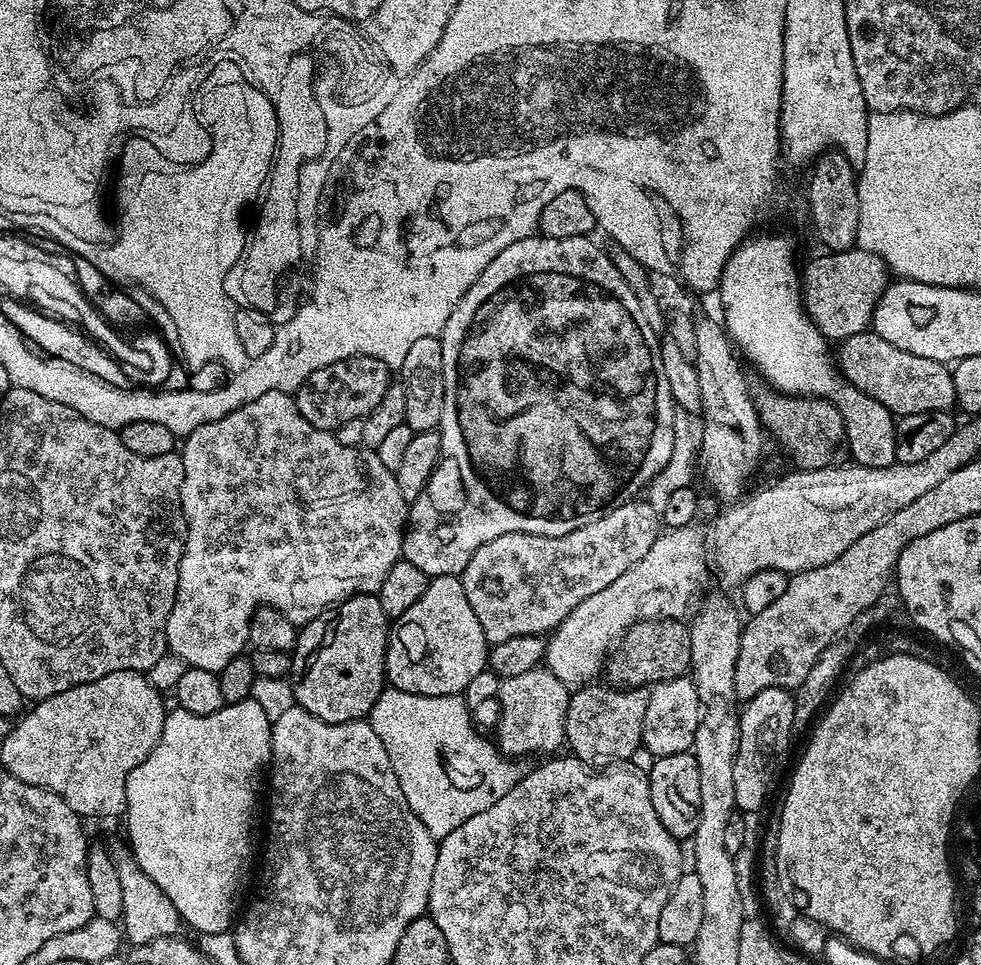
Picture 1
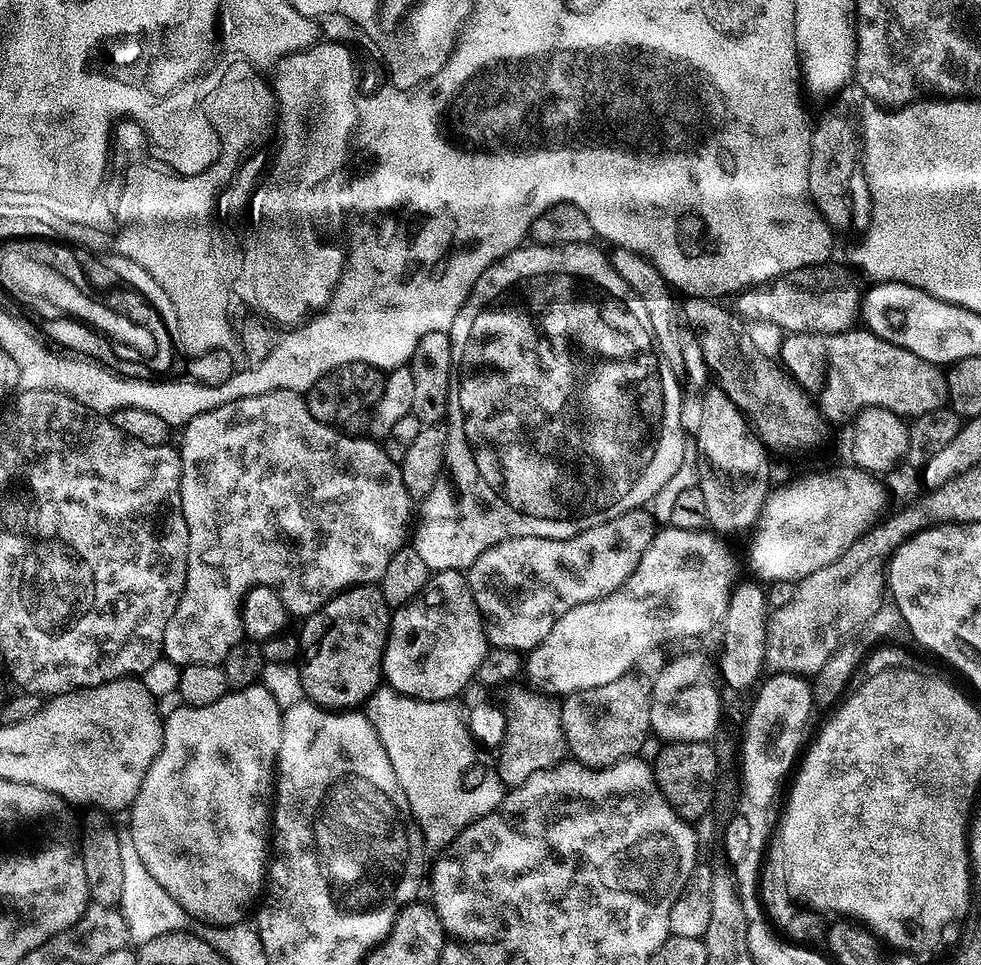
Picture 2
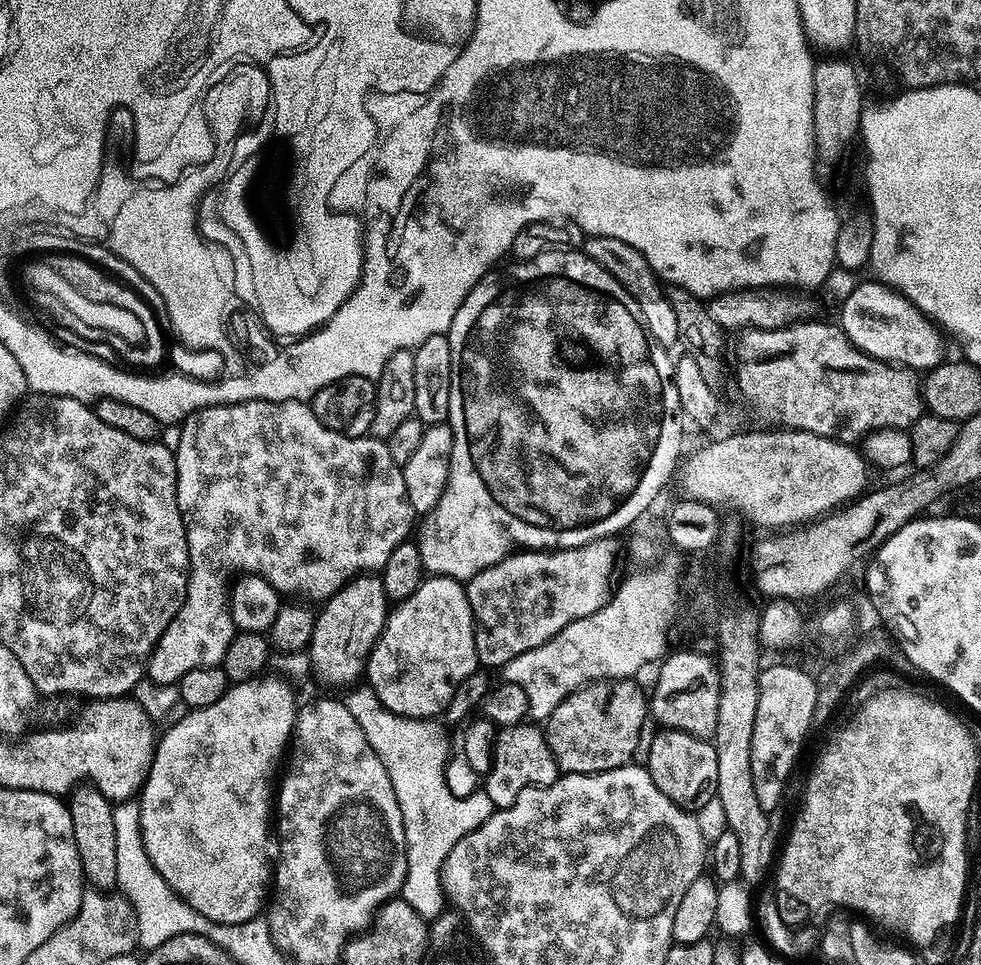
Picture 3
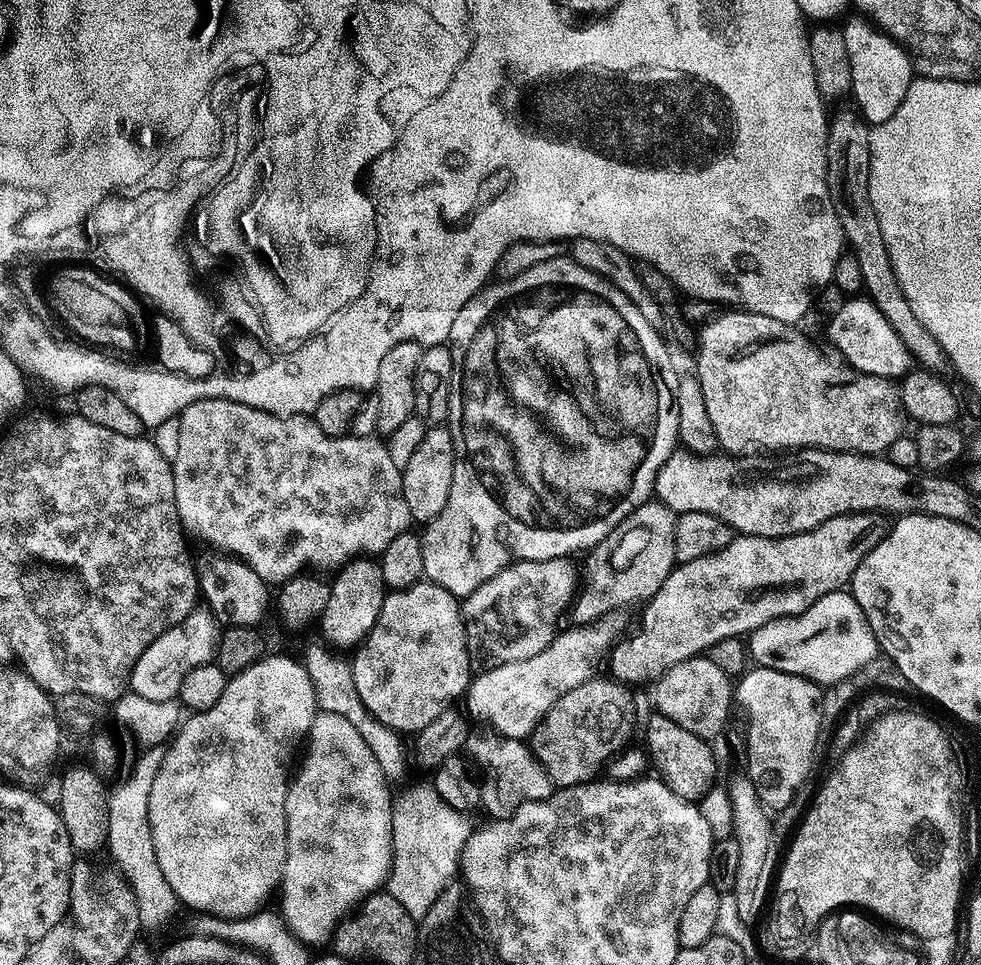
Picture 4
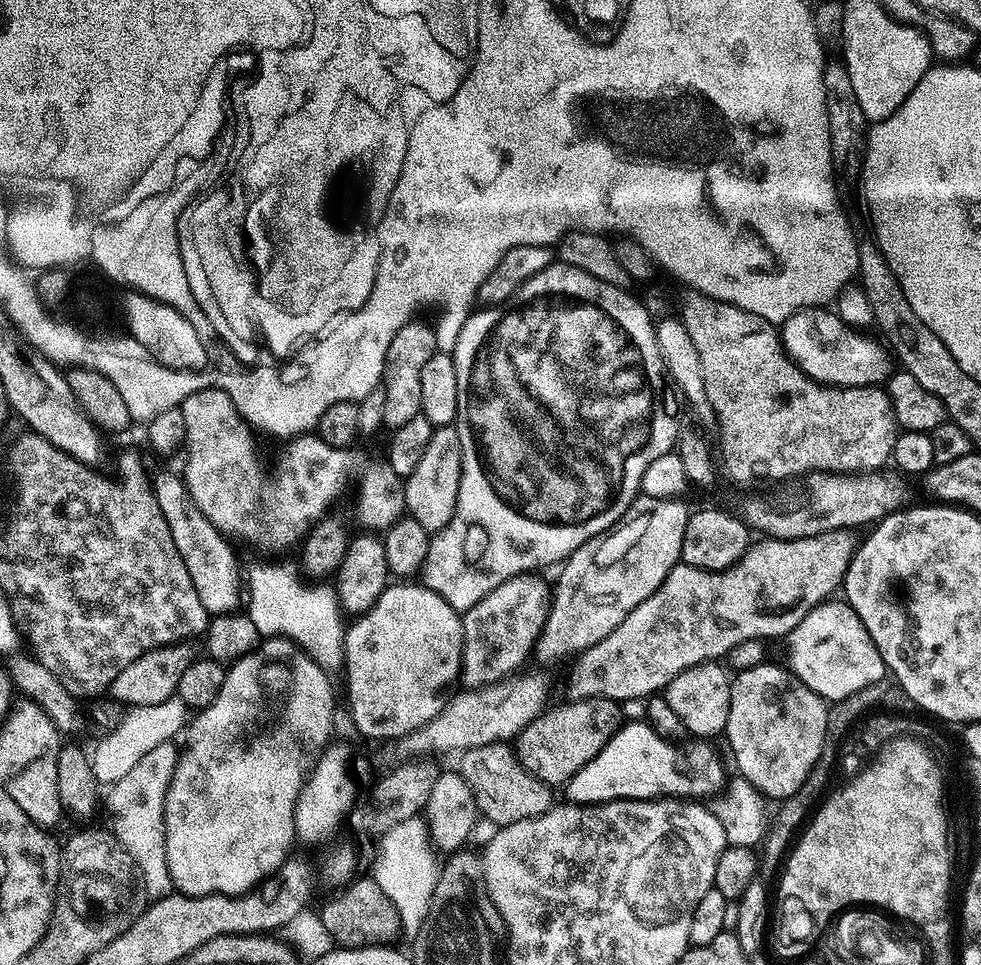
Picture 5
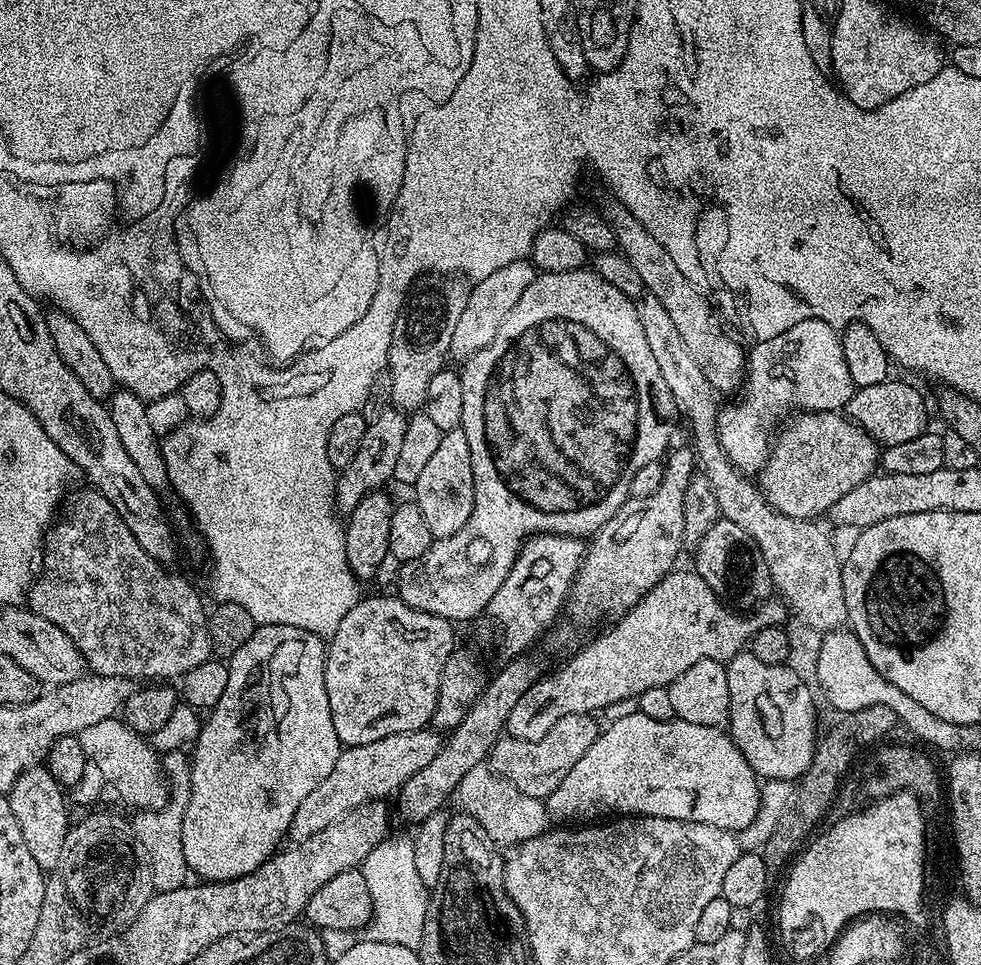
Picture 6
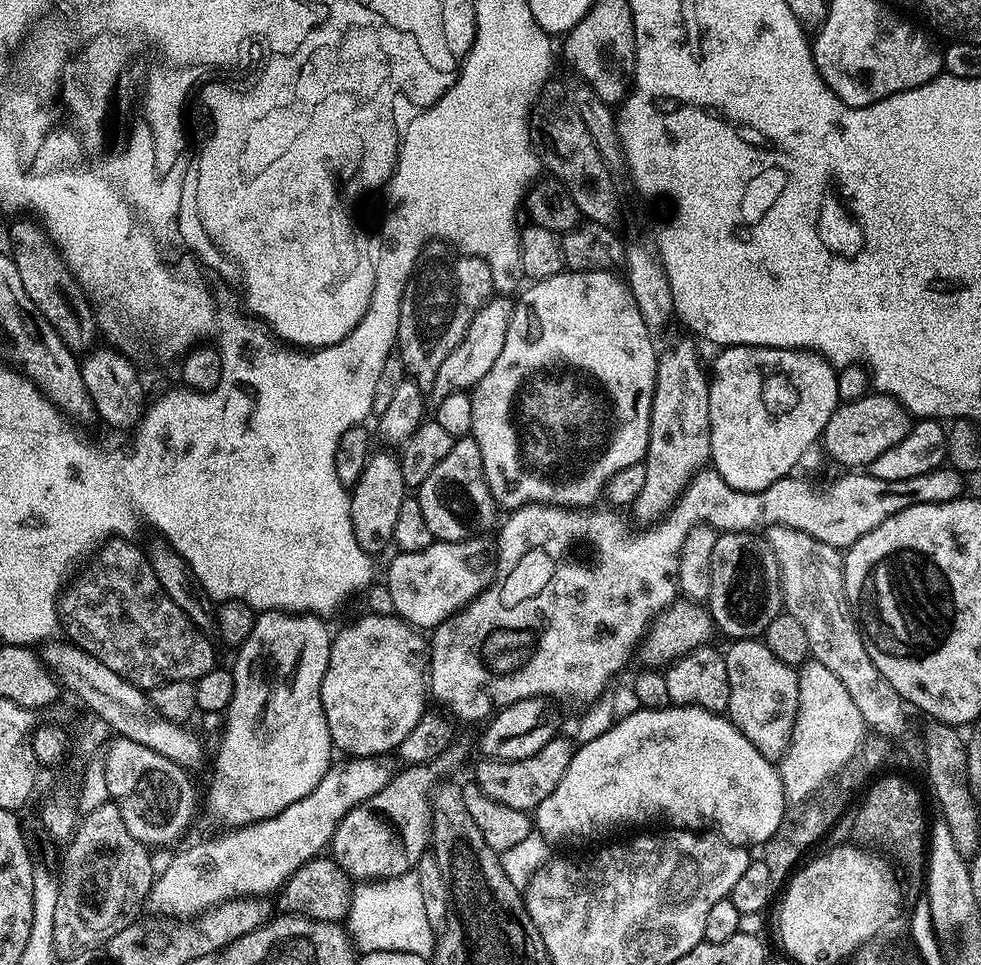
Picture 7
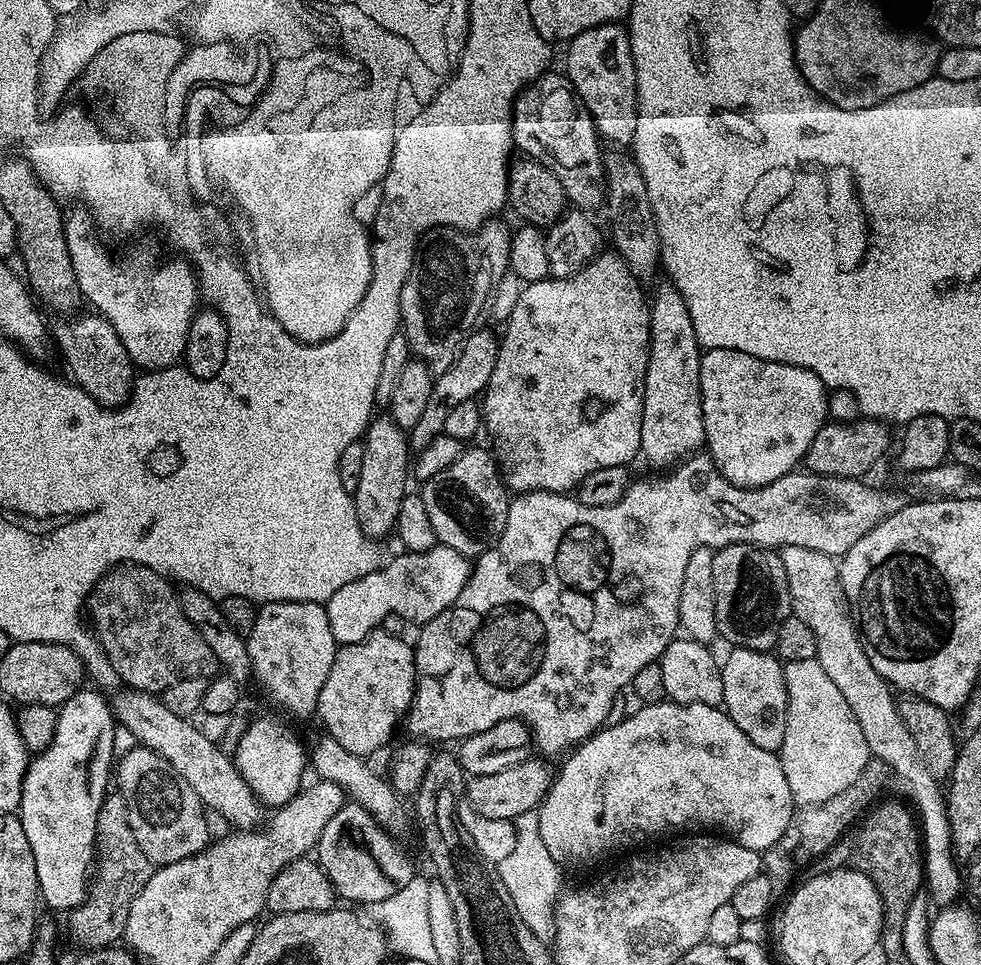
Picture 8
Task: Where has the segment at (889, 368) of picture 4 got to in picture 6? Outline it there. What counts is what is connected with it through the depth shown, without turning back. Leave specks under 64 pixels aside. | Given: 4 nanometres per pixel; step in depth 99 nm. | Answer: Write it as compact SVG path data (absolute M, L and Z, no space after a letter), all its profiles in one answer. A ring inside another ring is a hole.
M803 320L782 334L769 340L756 340L753 345L752 352L750 348L746 356L744 397L740 400L738 467L745 474L759 473L764 467L774 443L774 433L789 413L793 410L840 412L847 409L857 389L843 356L841 333L826 322Z

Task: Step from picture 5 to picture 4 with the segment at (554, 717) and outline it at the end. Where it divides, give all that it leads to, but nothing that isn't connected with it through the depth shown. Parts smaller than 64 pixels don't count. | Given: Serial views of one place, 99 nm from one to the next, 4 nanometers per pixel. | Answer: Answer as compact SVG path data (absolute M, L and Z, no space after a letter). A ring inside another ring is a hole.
M610 678L588 679L562 698L558 698L558 702L554 702L554 706L550 706L550 710L536 724L530 737L530 747L536 761L544 767L557 789L589 783L595 777L592 775L600 767L601 771L613 759L614 754L619 753L631 741L628 739L632 736L632 723L636 720L636 704L628 692L631 691L625 685Z

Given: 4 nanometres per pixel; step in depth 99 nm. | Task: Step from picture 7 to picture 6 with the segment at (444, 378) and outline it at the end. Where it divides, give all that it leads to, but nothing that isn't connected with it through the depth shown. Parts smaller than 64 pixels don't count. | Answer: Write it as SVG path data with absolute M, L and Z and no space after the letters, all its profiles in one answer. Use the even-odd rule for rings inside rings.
M531 259L515 260L510 262L502 270L494 270L486 278L475 281L471 285L466 310L462 310L462 318L458 318L458 326L454 326L454 334L450 338L449 357L454 361L463 362L469 360L480 348L485 348L490 342L494 342L494 334L498 334L498 326L506 322L506 314L514 310L518 298L530 282L534 282L537 276L536 267L532 265Z

